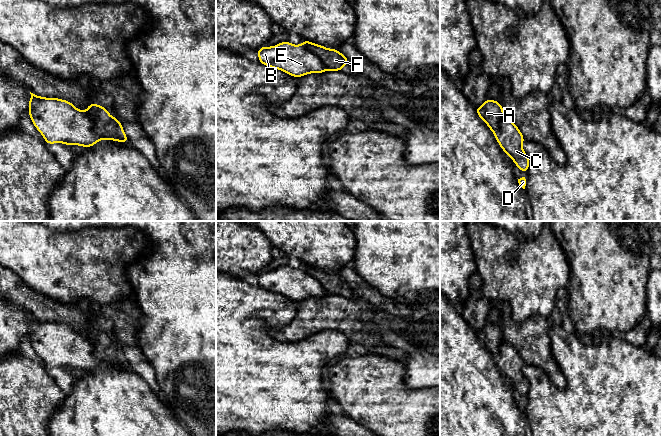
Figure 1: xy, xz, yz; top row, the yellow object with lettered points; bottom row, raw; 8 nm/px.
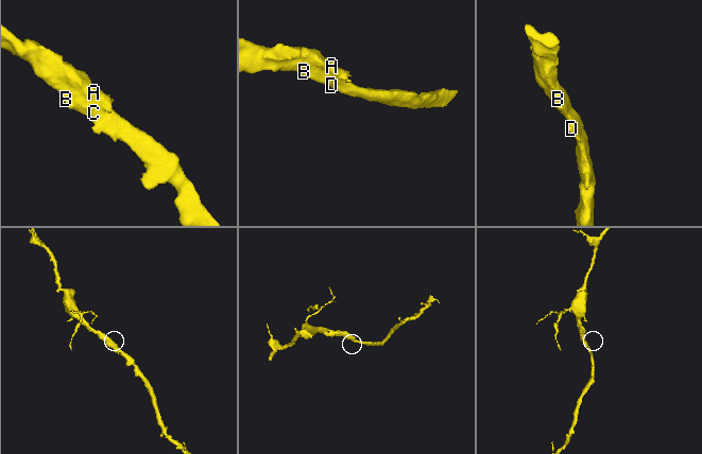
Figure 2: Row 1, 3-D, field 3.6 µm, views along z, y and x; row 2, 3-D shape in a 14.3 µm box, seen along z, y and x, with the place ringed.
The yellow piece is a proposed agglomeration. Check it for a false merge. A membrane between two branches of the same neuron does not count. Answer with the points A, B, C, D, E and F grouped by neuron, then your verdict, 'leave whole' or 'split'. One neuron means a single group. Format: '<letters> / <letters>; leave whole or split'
A F / B C D E; split

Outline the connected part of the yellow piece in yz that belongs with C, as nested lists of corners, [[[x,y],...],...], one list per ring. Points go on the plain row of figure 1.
[[[508,342],[503,343],[500,346],[500,355],[496,364],[505,378],[525,398],[529,392],[530,384],[522,372],[525,363],[516,348]]]

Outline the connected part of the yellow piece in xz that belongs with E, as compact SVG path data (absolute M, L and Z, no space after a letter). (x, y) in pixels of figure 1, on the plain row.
M288 265L273 271L264 270L257 274L259 286L268 291L279 293L295 302L310 297L324 297L328 293L307 271L293 269Z

